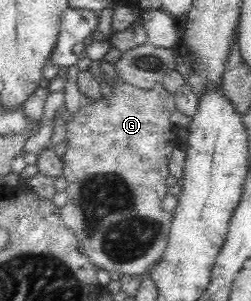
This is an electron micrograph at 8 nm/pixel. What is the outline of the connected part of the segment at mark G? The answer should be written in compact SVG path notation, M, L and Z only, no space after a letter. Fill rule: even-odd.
M120 78L116 80L116 86L112 86L113 93L108 97L100 98L95 105L83 103L77 113L69 120L66 125L65 135L65 153L60 156L63 163L62 173L67 181L68 201L66 205L60 208L60 216L68 231L80 242L86 256L95 264L97 268L106 268L110 273L118 272L121 275L142 274L147 268L164 254L171 232L173 213L167 213L164 210L162 202L167 195L166 179L170 176L169 161L172 153L177 150L178 142L177 129L179 128L170 121L170 113L174 112L176 105L174 95L170 94L165 88L162 81L156 83L154 88L144 90L132 84L124 82Z

